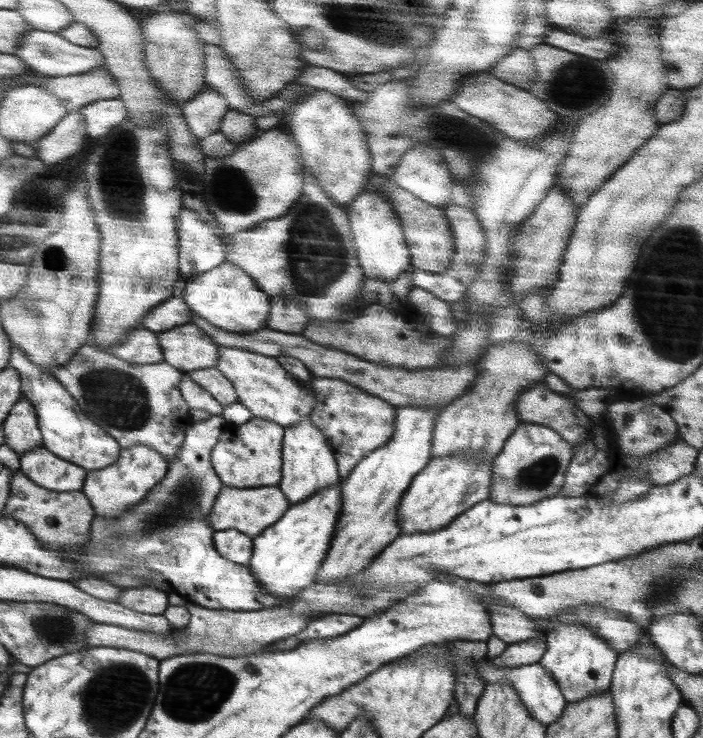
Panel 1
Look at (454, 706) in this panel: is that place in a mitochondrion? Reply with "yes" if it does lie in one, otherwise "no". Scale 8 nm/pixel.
no

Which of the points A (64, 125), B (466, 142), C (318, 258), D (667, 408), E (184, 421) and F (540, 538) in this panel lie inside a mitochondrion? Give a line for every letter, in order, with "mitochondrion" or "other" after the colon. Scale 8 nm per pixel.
A: other
B: mitochondrion
C: mitochondrion
D: other
E: other
F: other

